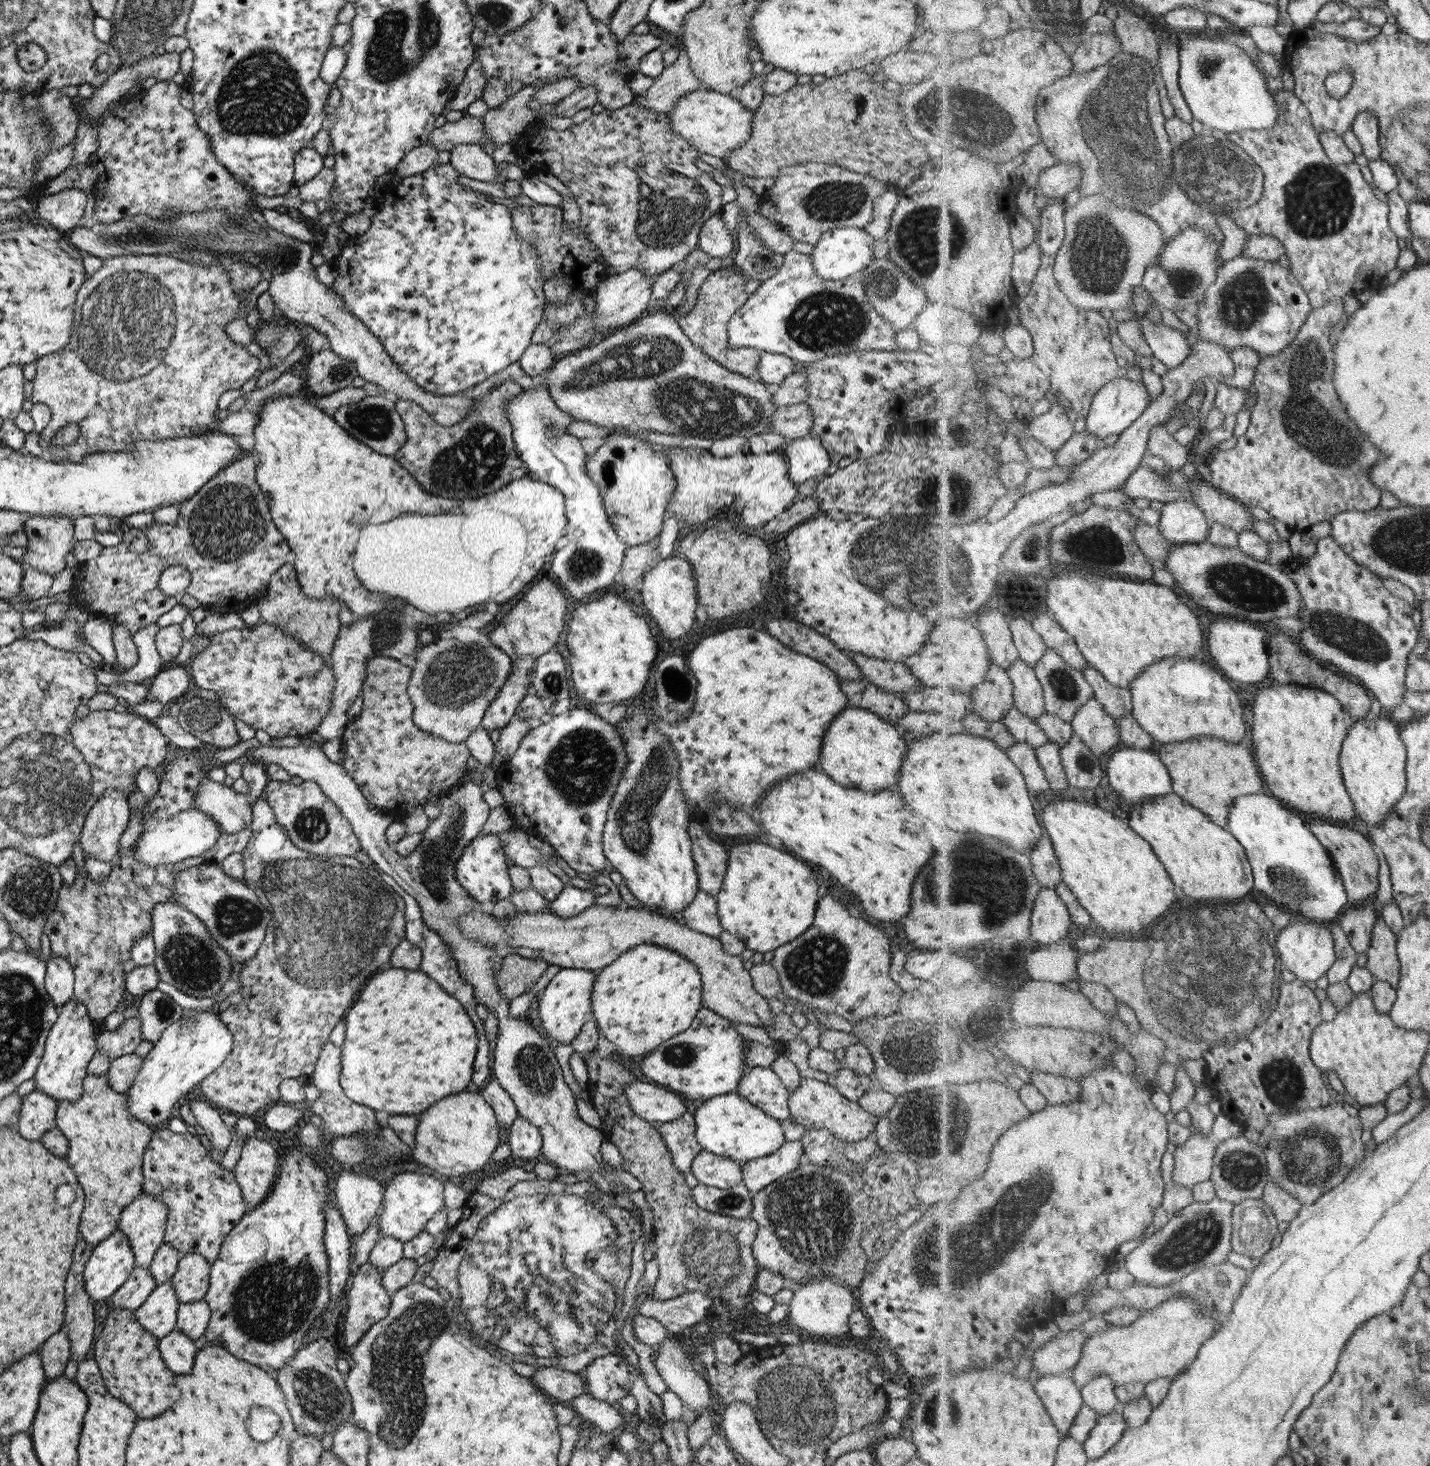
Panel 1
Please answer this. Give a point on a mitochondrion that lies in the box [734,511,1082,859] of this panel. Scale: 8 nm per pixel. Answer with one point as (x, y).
(889, 560)

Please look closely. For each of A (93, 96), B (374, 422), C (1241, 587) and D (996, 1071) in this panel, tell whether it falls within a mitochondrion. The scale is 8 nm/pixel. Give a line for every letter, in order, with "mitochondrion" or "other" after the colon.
A: other
B: mitochondrion
C: mitochondrion
D: other

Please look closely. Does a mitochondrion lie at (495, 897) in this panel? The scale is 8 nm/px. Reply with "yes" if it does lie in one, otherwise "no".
no

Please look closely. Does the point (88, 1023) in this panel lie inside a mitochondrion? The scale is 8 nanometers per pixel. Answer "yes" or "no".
no

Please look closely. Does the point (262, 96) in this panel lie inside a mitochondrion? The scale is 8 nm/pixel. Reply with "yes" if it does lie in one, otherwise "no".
yes

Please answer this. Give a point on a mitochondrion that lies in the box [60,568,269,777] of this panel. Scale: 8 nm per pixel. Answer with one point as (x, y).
(201, 717)

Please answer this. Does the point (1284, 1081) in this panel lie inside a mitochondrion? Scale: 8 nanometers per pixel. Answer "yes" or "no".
yes

